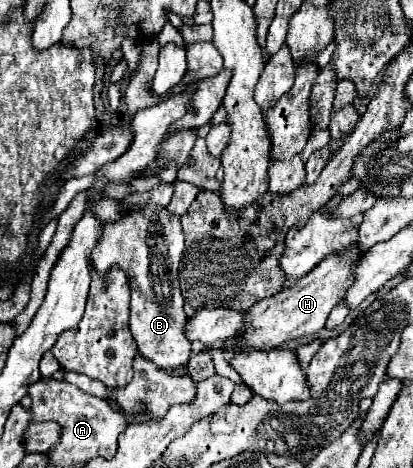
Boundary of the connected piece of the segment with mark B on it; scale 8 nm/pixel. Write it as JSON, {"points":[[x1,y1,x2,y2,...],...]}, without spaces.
{"points":[[134,209,126,217,122,217,118,223,106,223,106,233,102,233,102,241,98,241,98,249,94,249,94,267,98,275,104,279,110,271,110,267,120,267,128,279,132,289,132,301,130,301,130,331,138,345,140,355,158,365,164,371,174,371,186,367,186,361,192,355,192,341,184,335,188,317,184,313,184,297,180,293,178,285,178,265,184,251,184,235,180,229,180,219,170,217,166,209]]}

